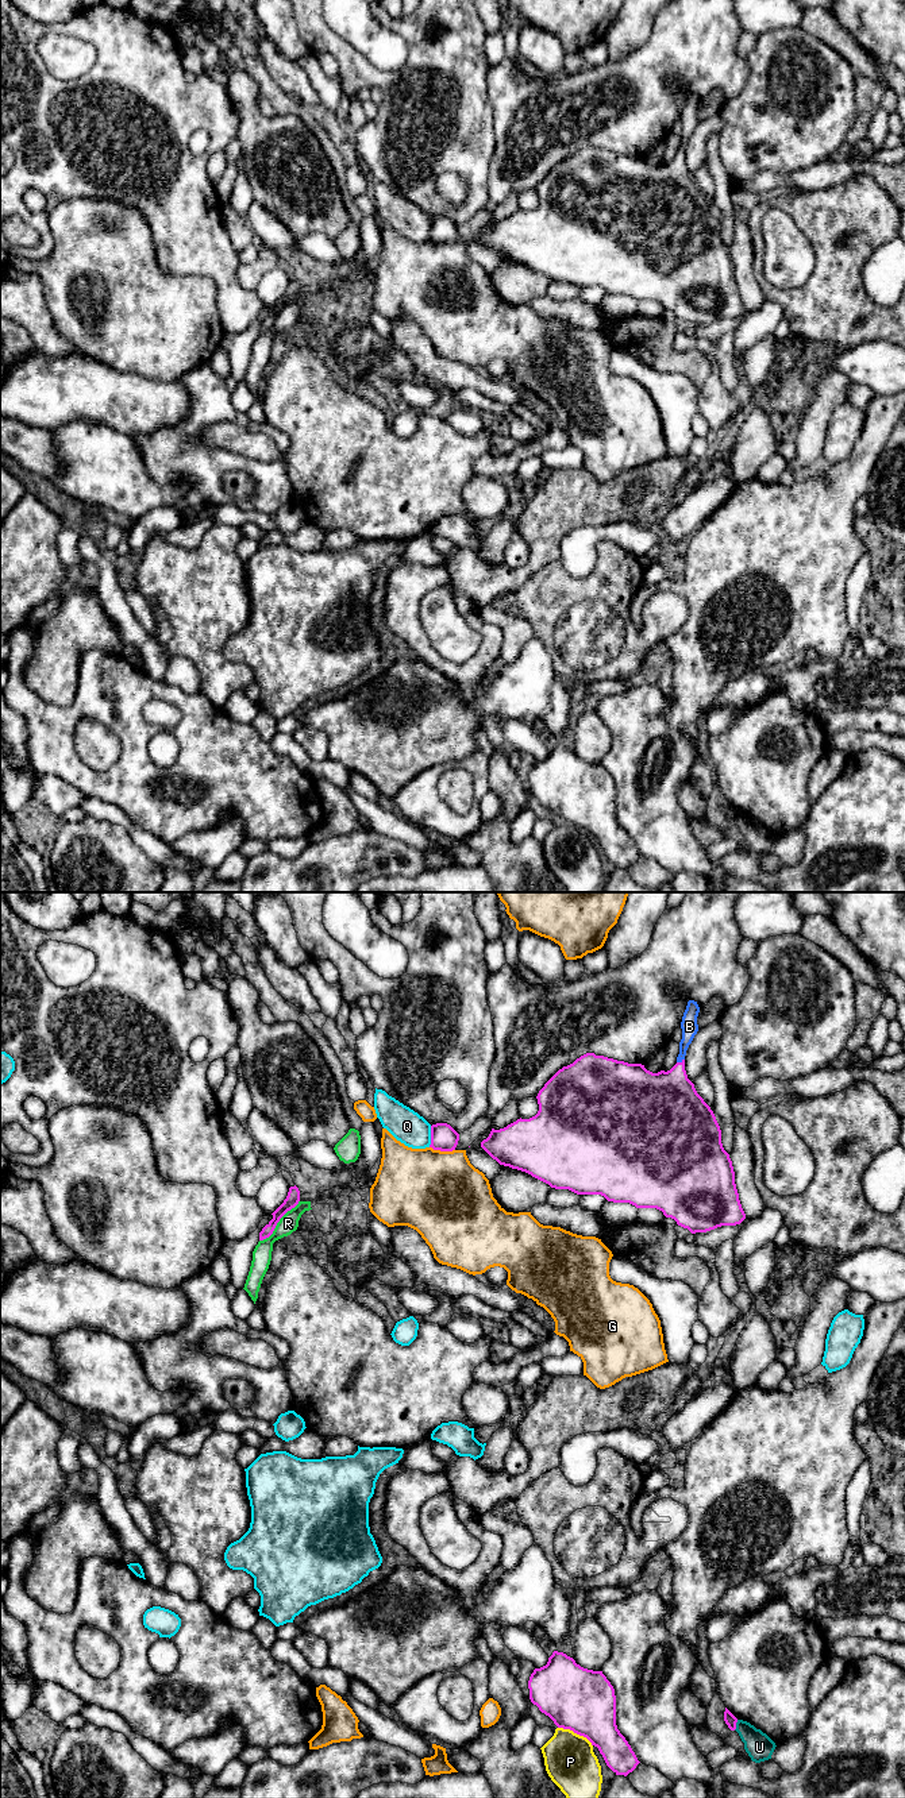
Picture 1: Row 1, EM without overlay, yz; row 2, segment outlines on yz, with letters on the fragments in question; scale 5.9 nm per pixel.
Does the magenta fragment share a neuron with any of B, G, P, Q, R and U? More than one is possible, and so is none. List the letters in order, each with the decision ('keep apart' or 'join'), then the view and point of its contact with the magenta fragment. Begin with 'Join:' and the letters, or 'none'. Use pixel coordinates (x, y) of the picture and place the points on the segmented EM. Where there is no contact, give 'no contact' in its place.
Join: B
B: join | yz (680, 1063)
G: keep apart | yz (442, 1150)
P: keep apart | yz (576, 1732)
Q: keep apart | yz (431, 1137)
R: keep apart | yz (278, 1220)
U: keep apart | yz (735, 1725)

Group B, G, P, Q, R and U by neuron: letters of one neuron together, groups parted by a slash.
B / G / P / Q / R / U

